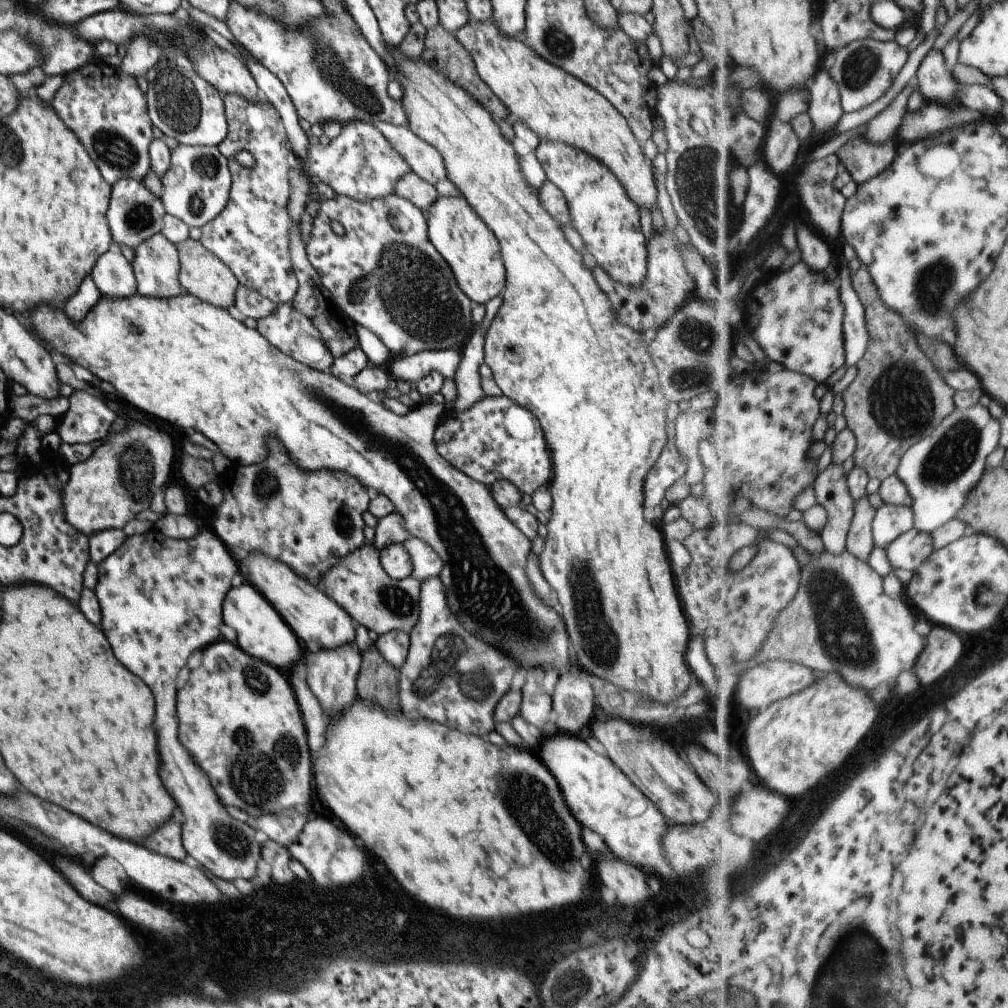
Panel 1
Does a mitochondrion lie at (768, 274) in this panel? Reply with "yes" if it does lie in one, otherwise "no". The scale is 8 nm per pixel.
no

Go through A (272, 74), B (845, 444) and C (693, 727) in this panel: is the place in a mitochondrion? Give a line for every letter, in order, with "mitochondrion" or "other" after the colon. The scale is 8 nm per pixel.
A: other
B: other
C: other

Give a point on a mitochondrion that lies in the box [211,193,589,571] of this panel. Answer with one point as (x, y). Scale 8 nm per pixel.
(412, 288)

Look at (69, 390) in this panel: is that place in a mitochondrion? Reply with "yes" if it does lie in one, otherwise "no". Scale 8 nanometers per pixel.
no

